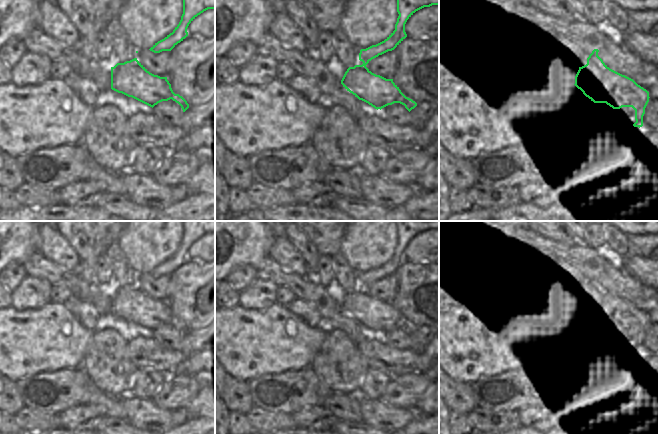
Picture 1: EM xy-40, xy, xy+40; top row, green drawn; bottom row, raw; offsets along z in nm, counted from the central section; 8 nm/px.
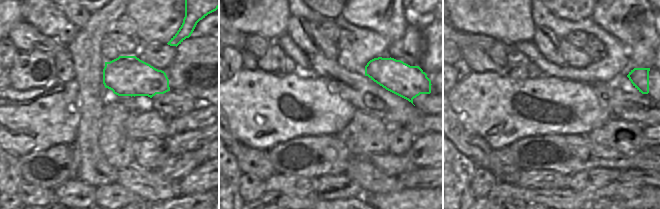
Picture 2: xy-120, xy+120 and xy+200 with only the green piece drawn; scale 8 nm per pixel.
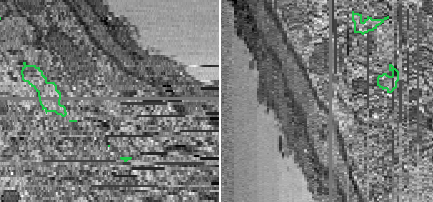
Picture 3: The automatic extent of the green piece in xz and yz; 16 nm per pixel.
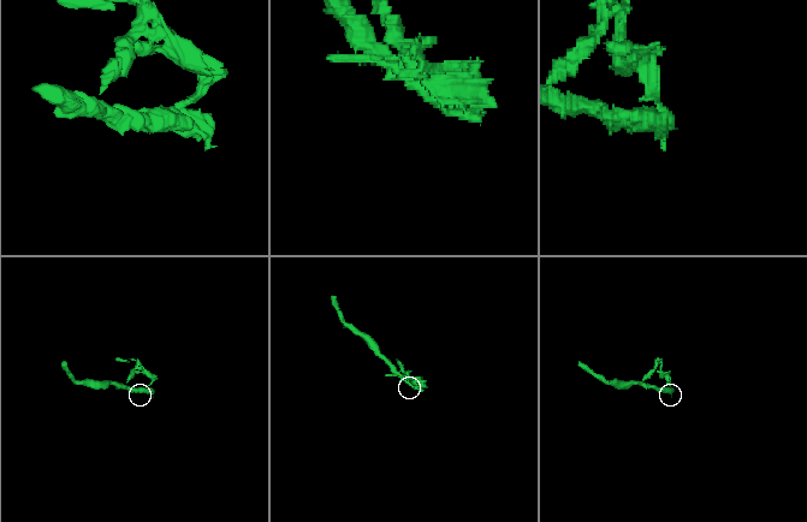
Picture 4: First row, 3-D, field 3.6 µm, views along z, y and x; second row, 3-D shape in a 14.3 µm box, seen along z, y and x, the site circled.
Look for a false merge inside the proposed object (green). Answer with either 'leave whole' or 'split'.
split

